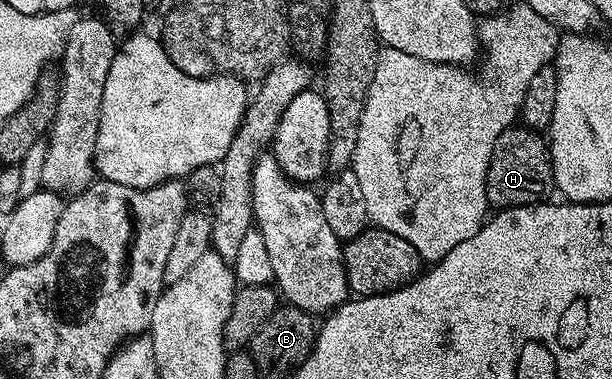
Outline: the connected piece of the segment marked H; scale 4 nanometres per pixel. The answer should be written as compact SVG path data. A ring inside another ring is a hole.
M514 125L497 138L485 178L490 208L531 207L546 202L552 196L549 194L554 194L551 147L545 144L545 137L532 127Z

